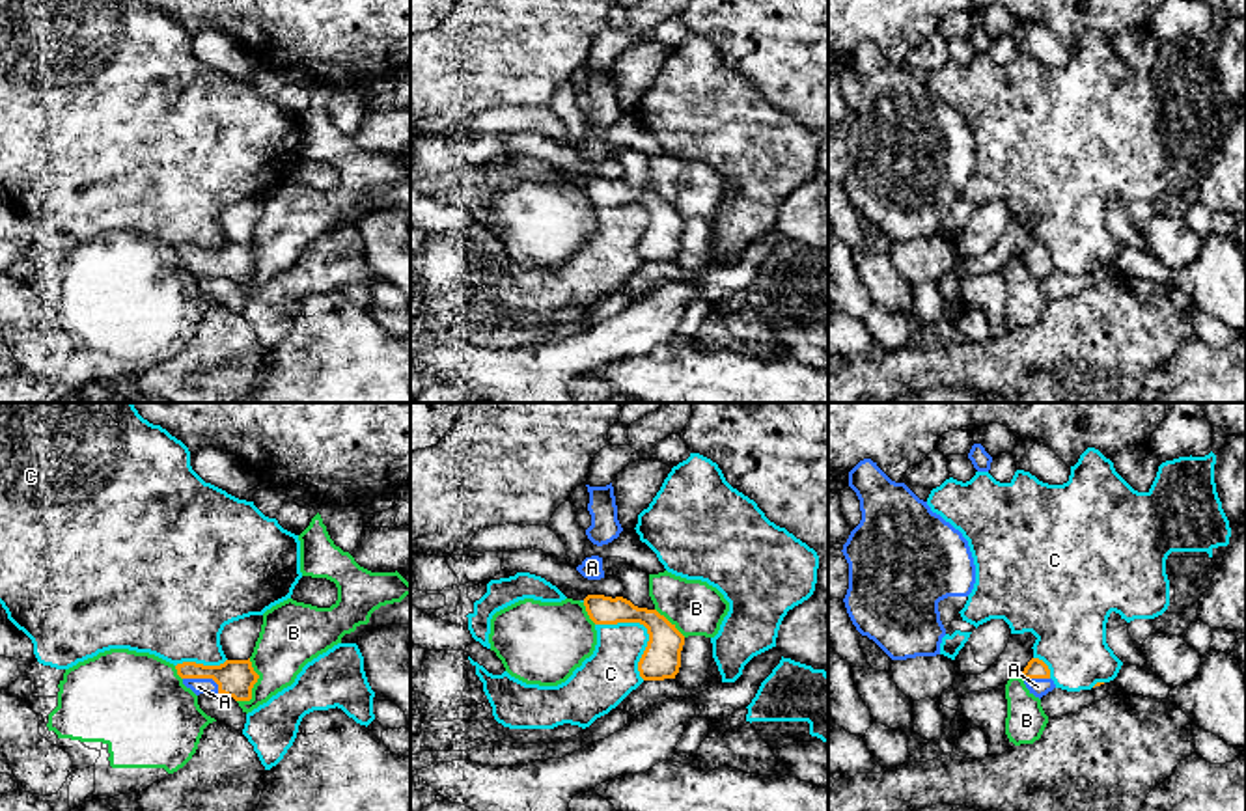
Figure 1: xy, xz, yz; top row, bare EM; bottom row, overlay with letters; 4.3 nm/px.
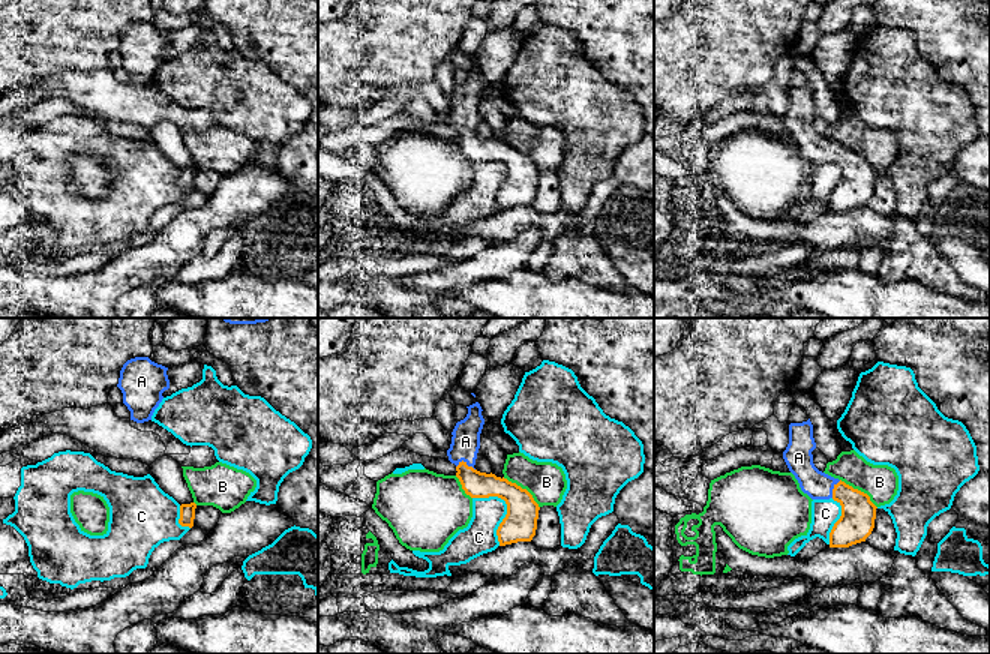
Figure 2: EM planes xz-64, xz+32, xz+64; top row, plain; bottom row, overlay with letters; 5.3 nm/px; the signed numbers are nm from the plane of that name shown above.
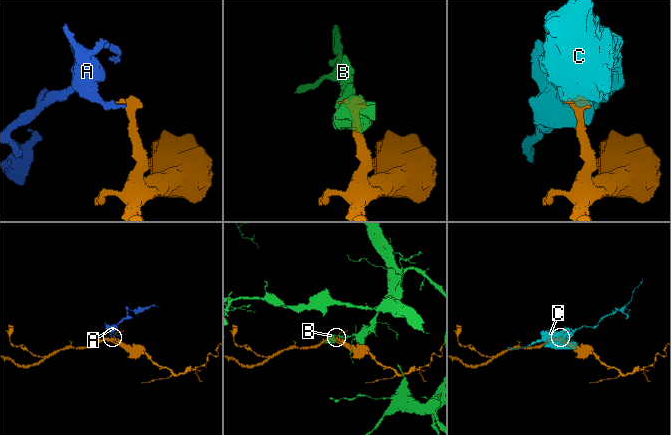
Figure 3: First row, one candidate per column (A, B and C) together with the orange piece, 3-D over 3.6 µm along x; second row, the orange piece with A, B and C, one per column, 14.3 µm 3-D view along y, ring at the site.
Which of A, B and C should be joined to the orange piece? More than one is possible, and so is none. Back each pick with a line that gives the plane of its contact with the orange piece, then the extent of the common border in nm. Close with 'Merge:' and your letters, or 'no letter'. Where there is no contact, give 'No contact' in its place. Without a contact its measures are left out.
A: Touches orange in xy. Shared border 170 nm
Merge: A

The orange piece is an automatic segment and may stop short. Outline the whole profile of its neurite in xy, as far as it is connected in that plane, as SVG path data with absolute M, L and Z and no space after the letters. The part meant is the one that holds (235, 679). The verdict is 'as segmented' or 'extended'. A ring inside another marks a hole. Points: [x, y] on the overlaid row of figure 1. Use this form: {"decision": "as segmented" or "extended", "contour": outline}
{"decision": "extended", "contour": "M226 660L220 666L203 666L196 662L183 662L175 666L183 684L196 695L224 694L235 701L250 701L252 688L259 675L248 660Z"}

